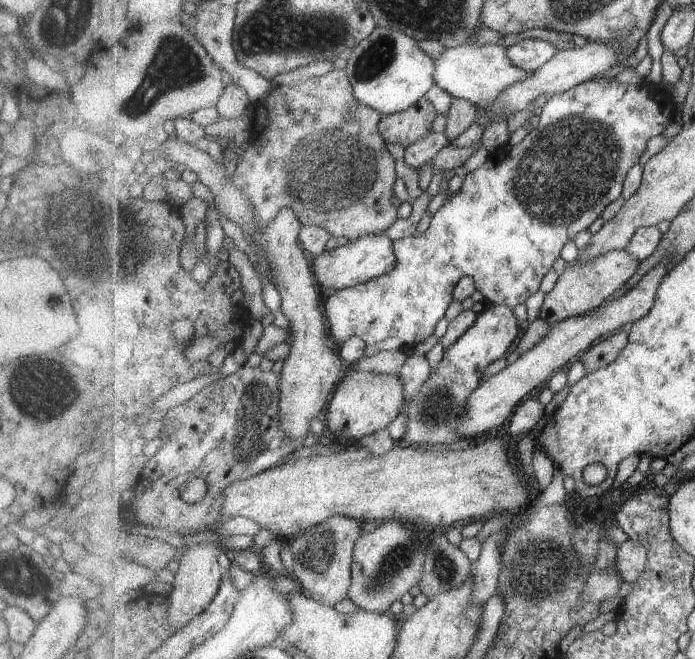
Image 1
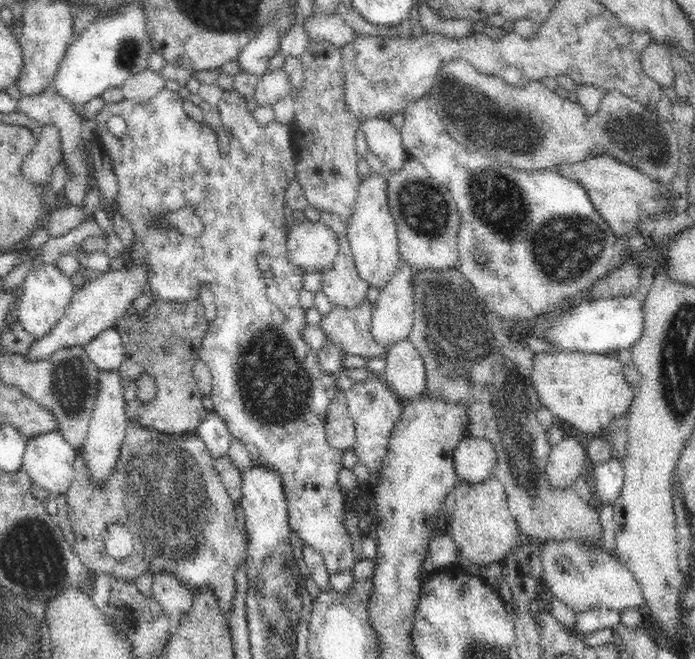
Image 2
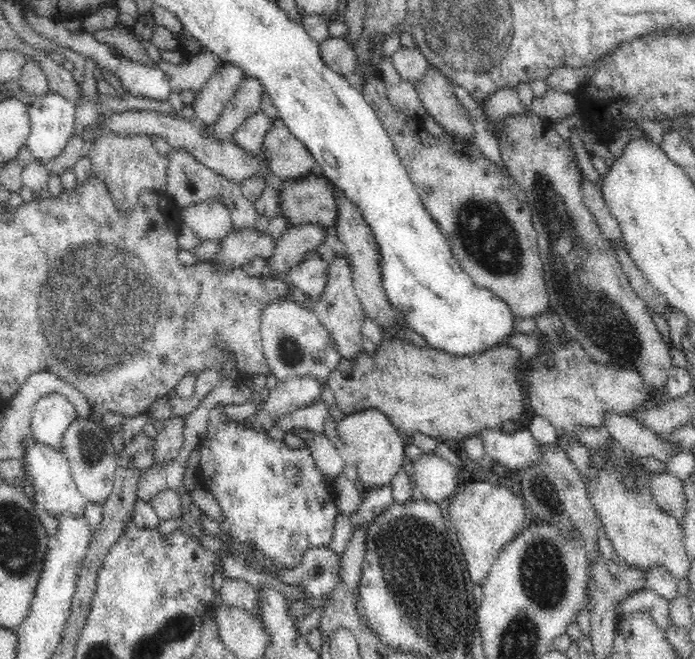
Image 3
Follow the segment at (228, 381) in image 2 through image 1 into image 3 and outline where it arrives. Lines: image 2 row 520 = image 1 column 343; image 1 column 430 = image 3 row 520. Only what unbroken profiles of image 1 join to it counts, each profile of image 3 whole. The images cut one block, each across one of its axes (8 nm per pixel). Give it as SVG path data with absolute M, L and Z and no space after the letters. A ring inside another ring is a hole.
M224 402L216 404L216 406L210 410L208 414L207 428L208 432L206 432L206 436L204 436L204 439L200 444L200 463L198 470L200 470L200 477L203 479L203 484L205 485L206 490L212 493L217 499L222 510L222 520L220 520L219 524L224 533L228 533L238 540L256 543L256 549L259 550L260 555L269 558L278 567L286 569L298 566L301 562L302 556L304 556L304 552L306 552L308 548L327 546L327 544L330 544L330 542L334 540L334 530L336 530L339 525L336 522L336 518L338 518L338 514L340 514L340 512L338 512L338 506L336 505L336 491L334 490L333 483L328 482L328 479L326 479L324 471L322 471L322 469L320 469L320 467L314 462L312 447L310 447L308 443L305 442L300 448L290 448L290 446L287 446L284 441L271 437L266 430L256 430L255 427L249 426L248 424L245 424L245 422L236 422L232 416L228 416L228 412L226 412L226 404L224 404ZM285 464L296 464L300 467L300 486L296 486L296 488L288 488L288 486L284 484L281 474L282 467Z

